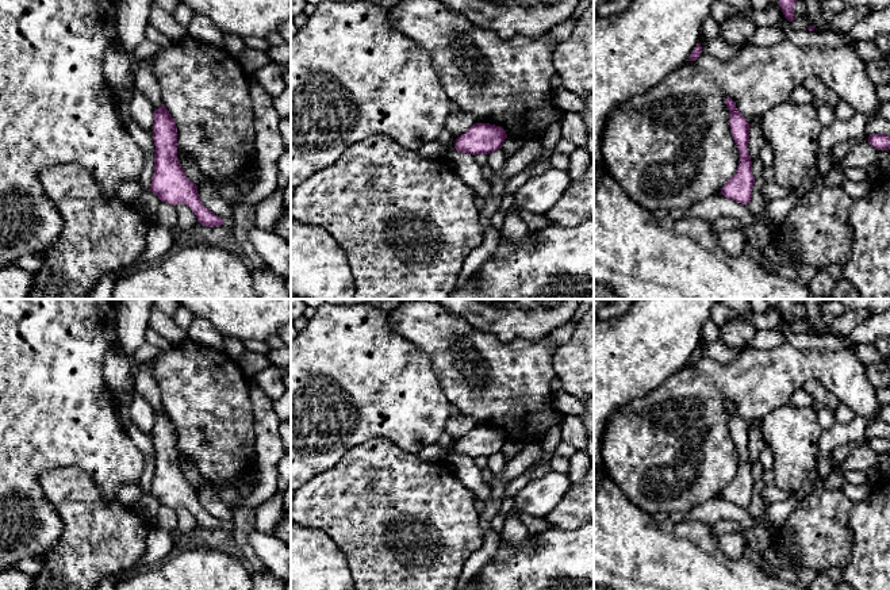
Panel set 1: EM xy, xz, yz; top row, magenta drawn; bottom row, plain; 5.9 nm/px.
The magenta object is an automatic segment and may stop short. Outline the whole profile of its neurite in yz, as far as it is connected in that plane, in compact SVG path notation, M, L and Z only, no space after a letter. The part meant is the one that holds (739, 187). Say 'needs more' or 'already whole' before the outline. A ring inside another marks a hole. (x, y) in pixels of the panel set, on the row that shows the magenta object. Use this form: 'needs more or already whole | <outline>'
already whole | M726 97L725 103L729 110L730 133L739 149L740 161L736 173L721 188L721 194L728 199L747 206L751 202L755 184L752 161L748 152L749 123L736 108L736 103L730 97Z

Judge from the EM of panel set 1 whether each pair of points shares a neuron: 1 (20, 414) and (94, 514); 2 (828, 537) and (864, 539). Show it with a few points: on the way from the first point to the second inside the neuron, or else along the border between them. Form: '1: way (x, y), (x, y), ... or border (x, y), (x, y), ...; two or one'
1: border (91, 477), (76, 467), (54, 467), (38, 483); two
2: border (851, 506), (850, 562), (843, 570); two

